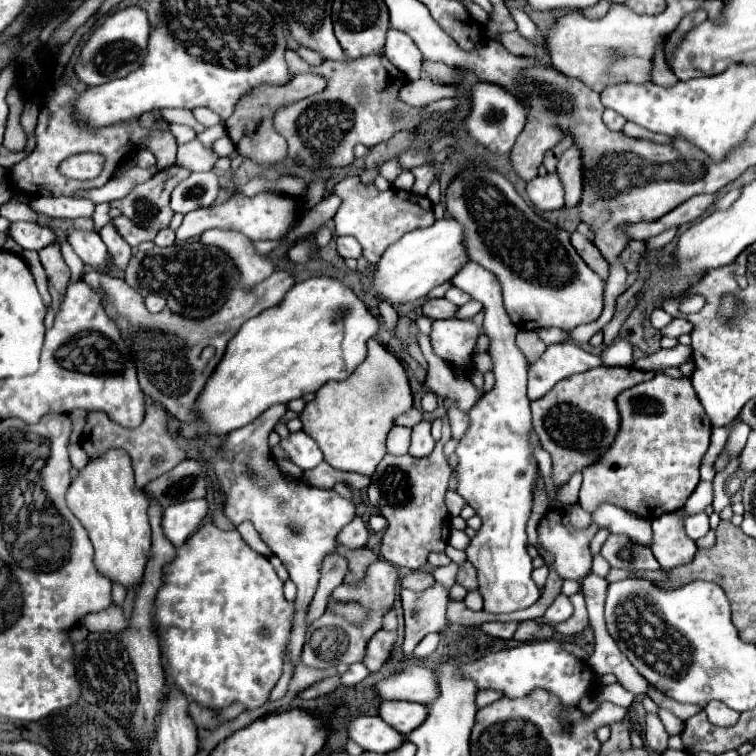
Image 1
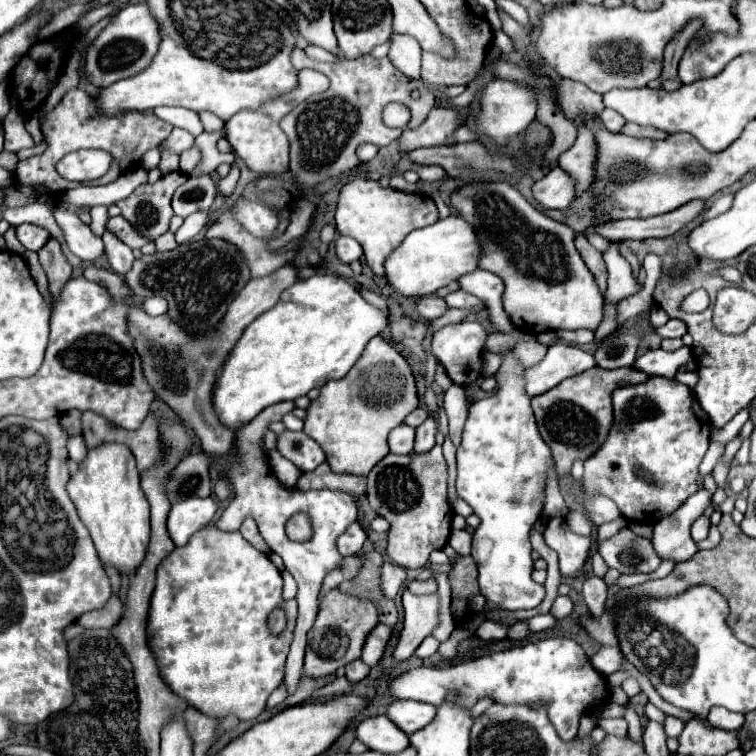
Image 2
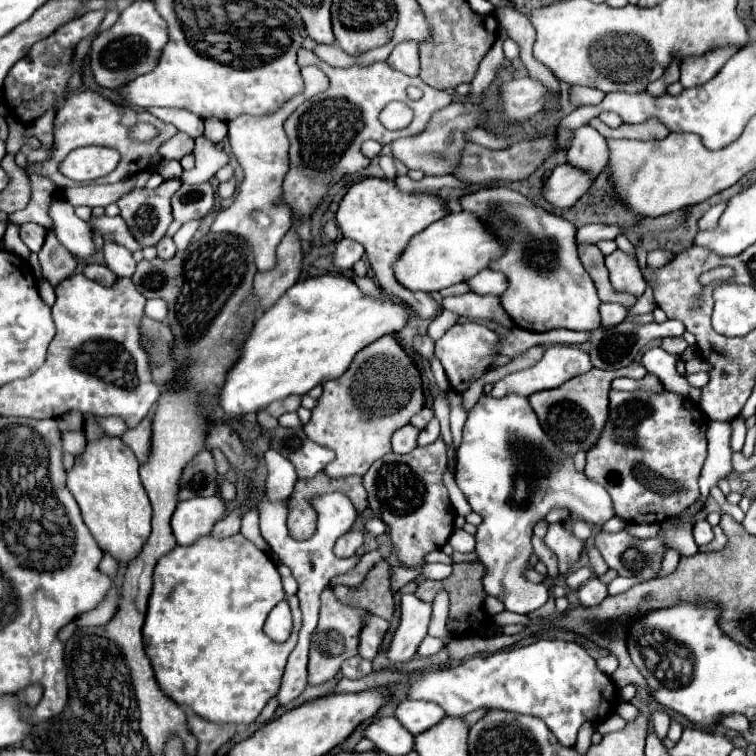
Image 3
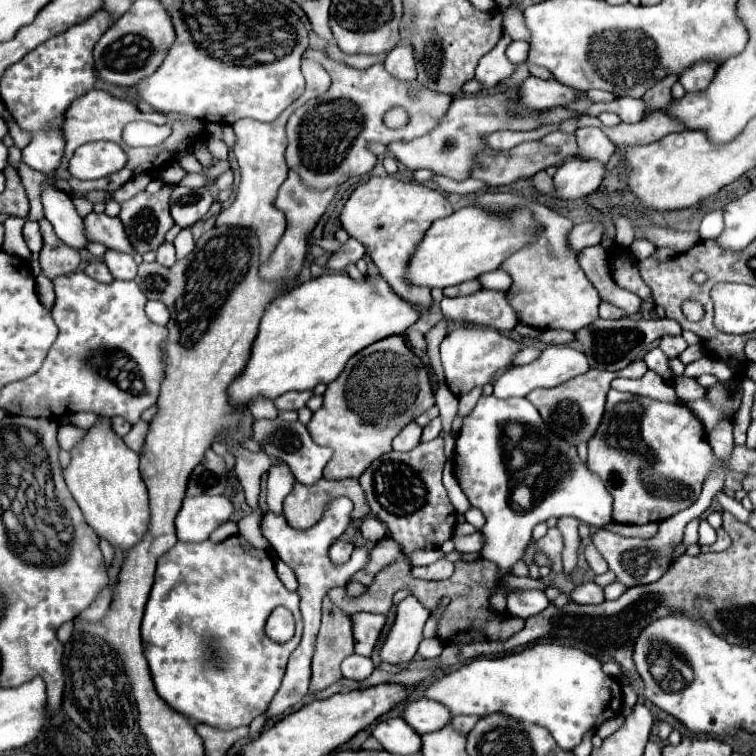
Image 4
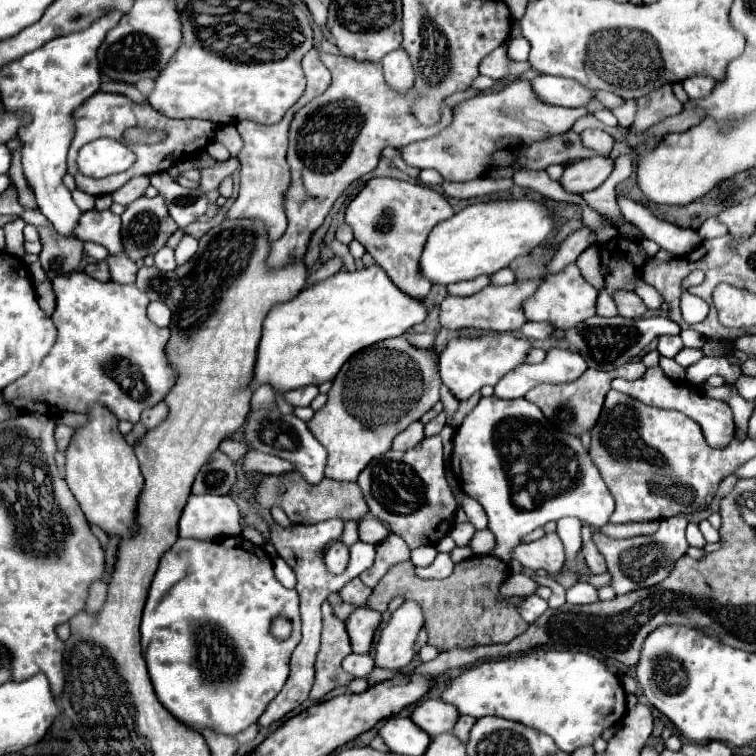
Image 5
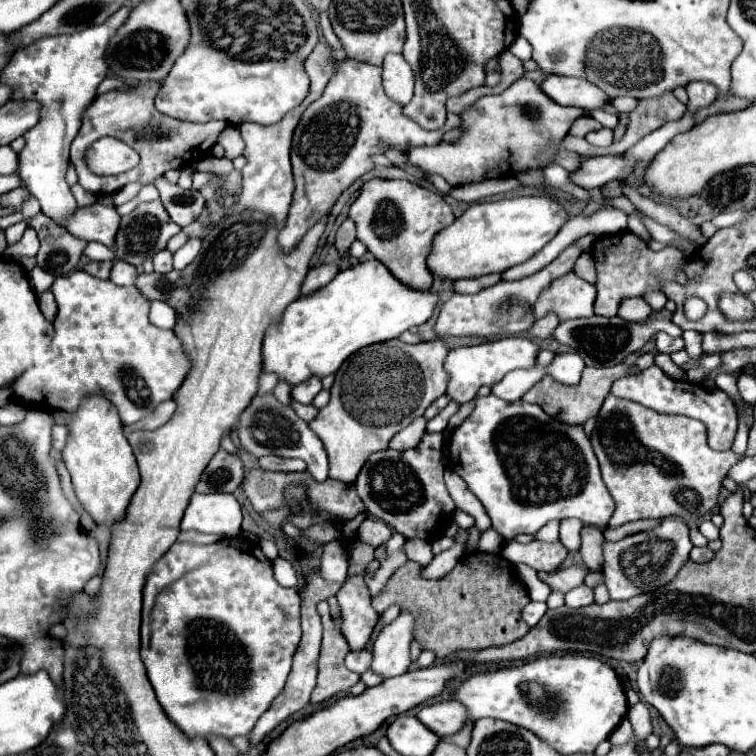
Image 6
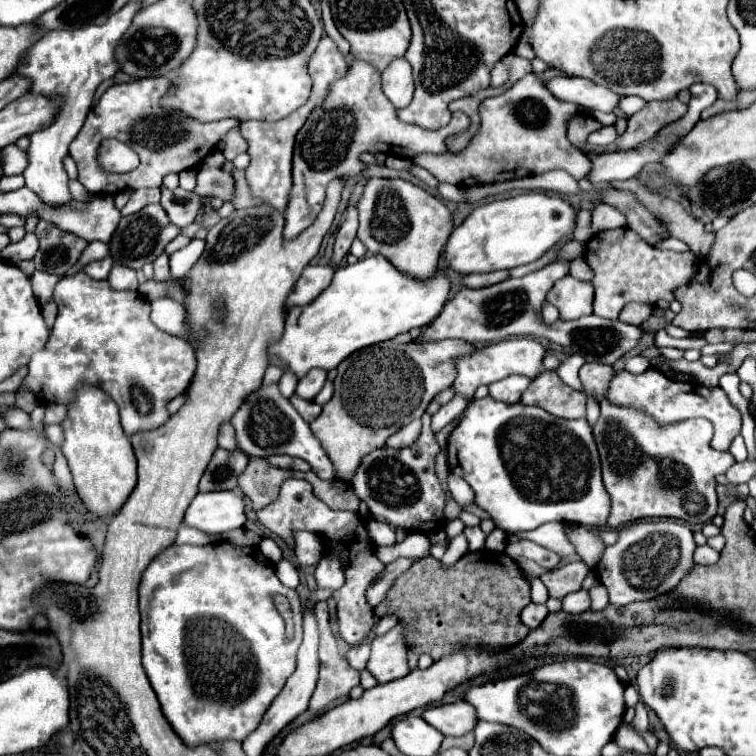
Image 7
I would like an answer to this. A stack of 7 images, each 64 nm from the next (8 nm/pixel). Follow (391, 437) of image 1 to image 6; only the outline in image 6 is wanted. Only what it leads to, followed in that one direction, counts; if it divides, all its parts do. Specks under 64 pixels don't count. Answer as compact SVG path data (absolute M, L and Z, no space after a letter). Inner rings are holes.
M416 418L412 420L402 432L398 432L392 440L390 440L390 446L394 450L408 450L408 448L414 448L418 442L420 442L420 436L424 434L426 430L426 420L424 418Z

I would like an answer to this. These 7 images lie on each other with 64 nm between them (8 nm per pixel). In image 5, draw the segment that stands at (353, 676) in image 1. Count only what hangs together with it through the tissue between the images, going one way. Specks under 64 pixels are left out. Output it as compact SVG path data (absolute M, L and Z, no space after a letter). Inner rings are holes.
M348 654L342 662L342 668L356 678L364 678L372 672L374 660L370 654Z

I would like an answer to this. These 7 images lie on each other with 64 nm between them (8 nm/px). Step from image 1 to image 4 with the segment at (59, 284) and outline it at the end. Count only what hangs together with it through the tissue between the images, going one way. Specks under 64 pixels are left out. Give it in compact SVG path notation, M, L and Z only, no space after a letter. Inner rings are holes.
M42 218L38 220L40 230L42 230L42 238L44 238L44 248L40 252L40 266L42 266L42 274L50 280L54 280L60 274L70 274L78 268L80 264L80 252L76 248L70 248L68 244L64 244L52 230L52 224Z

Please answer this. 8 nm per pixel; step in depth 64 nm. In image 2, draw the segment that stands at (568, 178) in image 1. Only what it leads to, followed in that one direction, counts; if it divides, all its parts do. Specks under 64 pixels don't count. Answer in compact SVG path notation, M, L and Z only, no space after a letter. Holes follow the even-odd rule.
M582 124L582 126L578 126L578 138L576 138L574 146L568 148L558 158L560 168L564 168L576 180L576 192L578 192L578 196L584 190L588 190L592 186L592 182L594 182L596 154L598 154L596 136L594 136L592 128L588 128L588 126Z

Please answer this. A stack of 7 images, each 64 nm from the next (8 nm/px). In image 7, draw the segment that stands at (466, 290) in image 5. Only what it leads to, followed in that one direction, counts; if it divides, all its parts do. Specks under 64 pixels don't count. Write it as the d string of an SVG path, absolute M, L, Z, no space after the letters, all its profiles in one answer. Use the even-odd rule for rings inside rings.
M508 270L482 272L482 274L468 274L468 276L464 276L464 286L466 286L466 288L484 288L484 286L498 284L498 282L506 280L508 276L510 276Z

